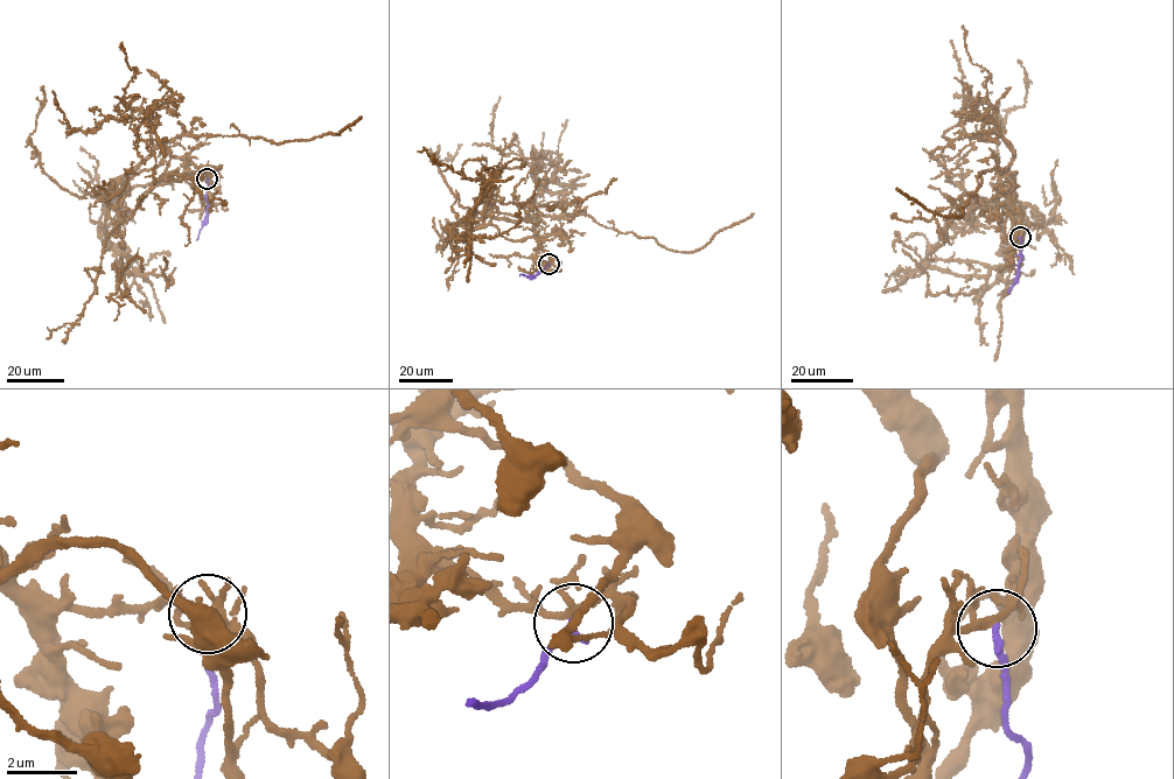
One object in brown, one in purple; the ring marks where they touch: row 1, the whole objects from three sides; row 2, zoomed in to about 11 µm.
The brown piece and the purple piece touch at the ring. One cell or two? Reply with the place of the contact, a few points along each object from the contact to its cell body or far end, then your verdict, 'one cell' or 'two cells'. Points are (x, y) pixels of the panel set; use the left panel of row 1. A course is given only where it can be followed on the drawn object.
place (207, 179); course brown (207, 179), (209, 189), (200, 173), (169, 172), (119, 195), (105, 234), (118, 264), (170, 285), (162, 257); course purple (207, 179), (207, 223), (197, 240); two cells

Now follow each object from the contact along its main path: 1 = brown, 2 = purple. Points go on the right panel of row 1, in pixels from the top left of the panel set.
1: (1019, 237), (1014, 247), (1013, 206), (1024, 234), (999, 278), (970, 294), (931, 295), (902, 248)
2: (1020, 237), (1021, 259), (1011, 294)

